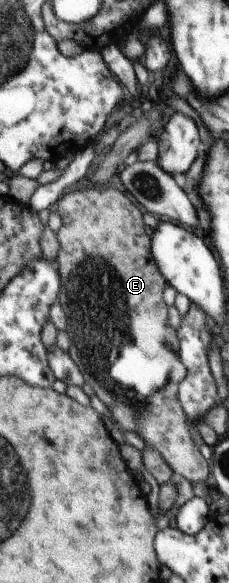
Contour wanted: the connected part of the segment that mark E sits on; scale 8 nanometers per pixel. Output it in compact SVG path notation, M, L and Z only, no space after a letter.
M83 182L66 190L56 203L56 213L62 221L56 231L60 245L56 265L61 279L57 302L66 315L65 332L72 341L67 353L118 427L136 433L143 447L157 451L173 473L191 484L210 480L209 463L191 440L189 421L178 402L178 383L185 377L186 366L178 356L178 335L167 322L168 307L161 299L167 283L161 277L153 251L149 251L151 229L143 225L139 209L109 184L99 187Z

